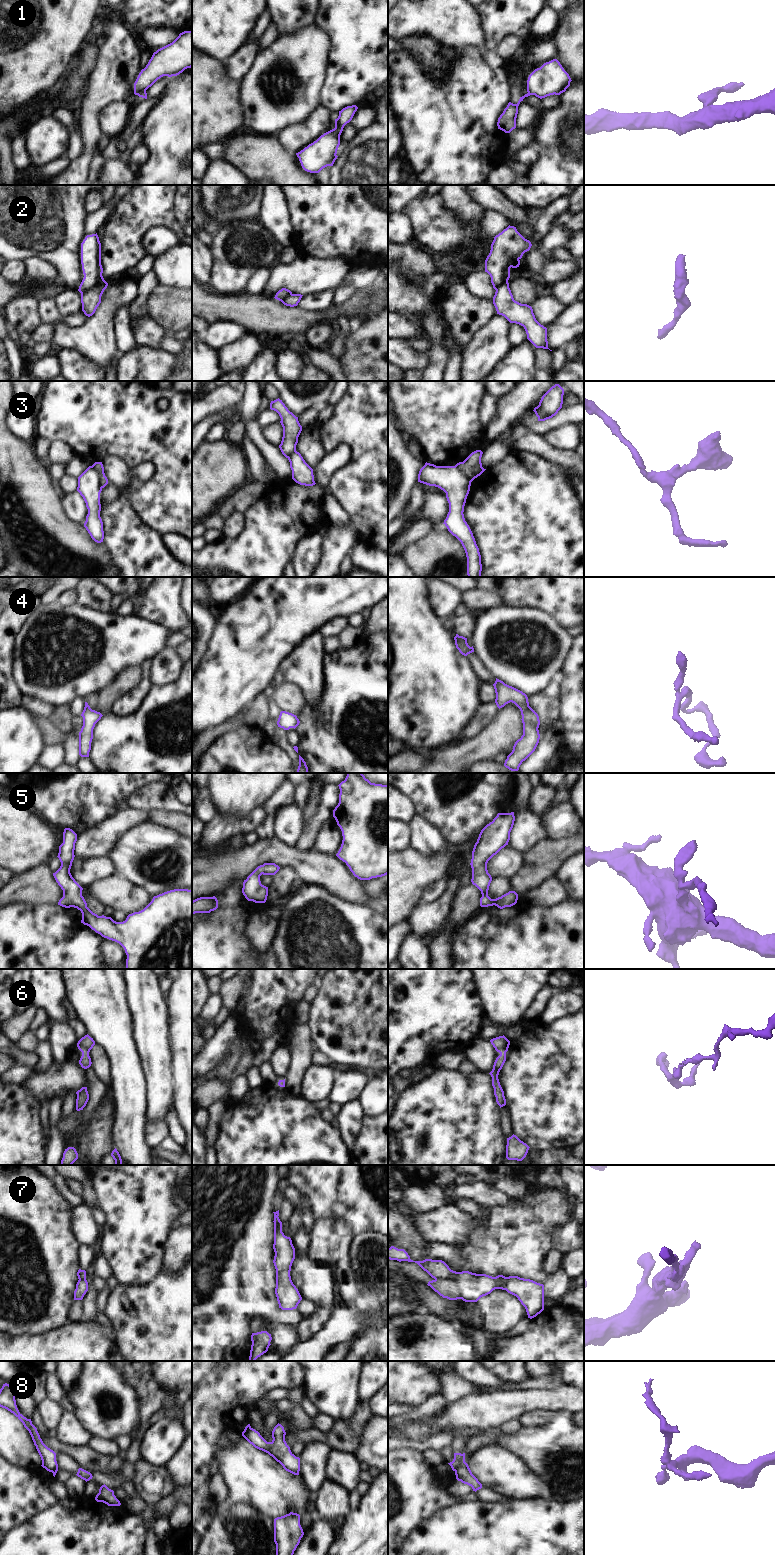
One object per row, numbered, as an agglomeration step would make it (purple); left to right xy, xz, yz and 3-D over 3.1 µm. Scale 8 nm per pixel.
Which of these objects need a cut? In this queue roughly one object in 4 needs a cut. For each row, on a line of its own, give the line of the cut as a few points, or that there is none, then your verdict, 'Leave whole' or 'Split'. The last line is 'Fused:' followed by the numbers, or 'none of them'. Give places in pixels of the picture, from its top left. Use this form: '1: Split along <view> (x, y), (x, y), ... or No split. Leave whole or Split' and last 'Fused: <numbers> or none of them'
1: Split along xz (333, 129), (340, 134). Split
2: Split along xy (102, 276), (96, 284), (81, 294). Split
3: Split along xy (92, 465), (98, 472), (100, 484), (103, 487). Split
4: No split. Leave whole
5: No split. Leave whole
6: No split. Leave whole
7: No split. Leave whole
8: Split along yz (464, 1461), (454, 1470). Split
Fused: 1, 2, 3, 8.

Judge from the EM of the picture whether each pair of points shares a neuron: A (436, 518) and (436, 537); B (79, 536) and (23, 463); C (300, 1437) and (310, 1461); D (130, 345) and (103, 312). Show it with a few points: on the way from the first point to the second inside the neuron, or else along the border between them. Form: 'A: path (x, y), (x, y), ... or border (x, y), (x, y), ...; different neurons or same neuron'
A: border (442, 522), (435, 527); different neurons
B: path (60, 522), (24, 486), (23, 482); same neuron
C: border (326, 1443), (307, 1442), (303, 1444); different neurons
D: border (123, 306), (115, 317), (116, 336), (122, 352); different neurons

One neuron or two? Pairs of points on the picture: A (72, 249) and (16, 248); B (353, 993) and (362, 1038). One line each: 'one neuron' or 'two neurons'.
A: one neuron
B: one neuron

